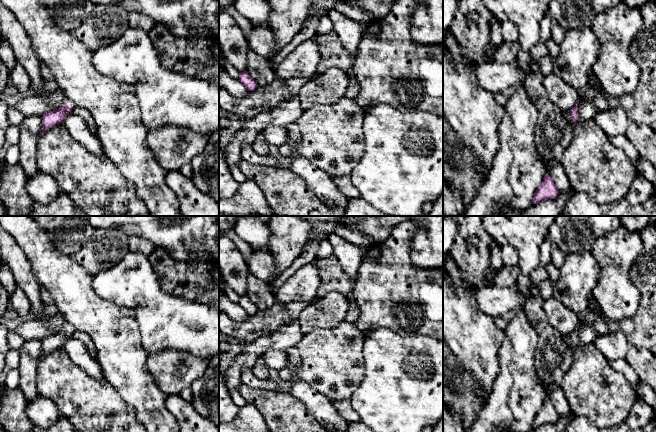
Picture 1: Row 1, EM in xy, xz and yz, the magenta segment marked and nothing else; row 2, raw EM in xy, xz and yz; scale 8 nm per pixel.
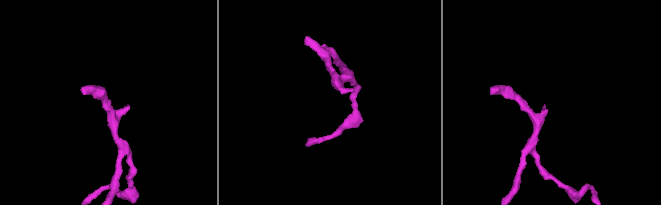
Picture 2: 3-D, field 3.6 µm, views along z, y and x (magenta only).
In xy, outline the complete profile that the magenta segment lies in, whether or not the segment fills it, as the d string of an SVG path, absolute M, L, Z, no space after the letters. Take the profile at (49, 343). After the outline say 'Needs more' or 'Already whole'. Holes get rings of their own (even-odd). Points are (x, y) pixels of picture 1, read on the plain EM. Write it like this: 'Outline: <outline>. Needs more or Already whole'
Outline: M67 322L67 325L56 334L45 337L42 341L42 355L43 357L47 352L54 350L55 348L62 347L64 341L75 332L75 328Z. Needs more

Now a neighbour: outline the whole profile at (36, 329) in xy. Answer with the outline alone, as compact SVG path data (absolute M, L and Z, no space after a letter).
M60 312L48 316L46 322L39 319L24 321L15 329L15 332L24 341L42 341L45 337L58 333L67 325L65 317Z

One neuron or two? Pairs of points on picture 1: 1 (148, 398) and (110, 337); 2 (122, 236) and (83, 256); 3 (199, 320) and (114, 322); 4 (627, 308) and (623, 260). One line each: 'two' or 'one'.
1: one
2: one
3: two
4: one

